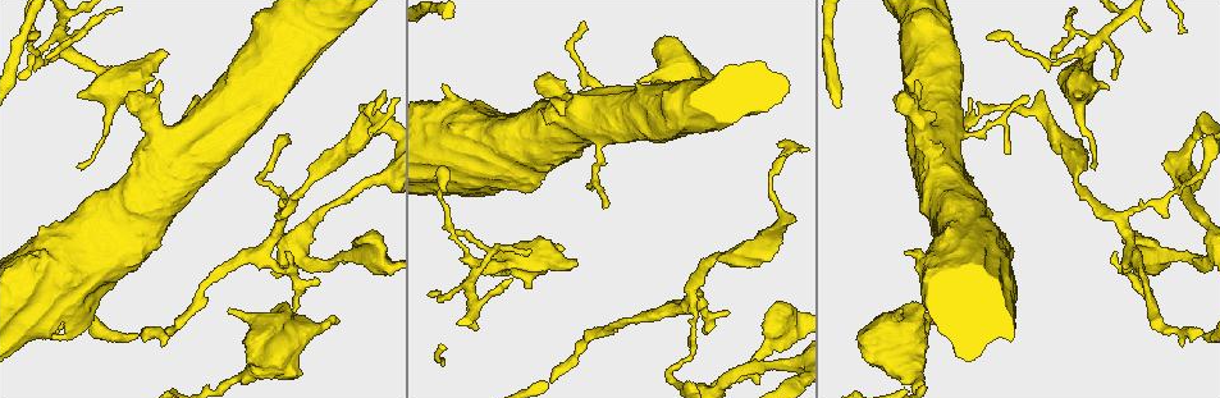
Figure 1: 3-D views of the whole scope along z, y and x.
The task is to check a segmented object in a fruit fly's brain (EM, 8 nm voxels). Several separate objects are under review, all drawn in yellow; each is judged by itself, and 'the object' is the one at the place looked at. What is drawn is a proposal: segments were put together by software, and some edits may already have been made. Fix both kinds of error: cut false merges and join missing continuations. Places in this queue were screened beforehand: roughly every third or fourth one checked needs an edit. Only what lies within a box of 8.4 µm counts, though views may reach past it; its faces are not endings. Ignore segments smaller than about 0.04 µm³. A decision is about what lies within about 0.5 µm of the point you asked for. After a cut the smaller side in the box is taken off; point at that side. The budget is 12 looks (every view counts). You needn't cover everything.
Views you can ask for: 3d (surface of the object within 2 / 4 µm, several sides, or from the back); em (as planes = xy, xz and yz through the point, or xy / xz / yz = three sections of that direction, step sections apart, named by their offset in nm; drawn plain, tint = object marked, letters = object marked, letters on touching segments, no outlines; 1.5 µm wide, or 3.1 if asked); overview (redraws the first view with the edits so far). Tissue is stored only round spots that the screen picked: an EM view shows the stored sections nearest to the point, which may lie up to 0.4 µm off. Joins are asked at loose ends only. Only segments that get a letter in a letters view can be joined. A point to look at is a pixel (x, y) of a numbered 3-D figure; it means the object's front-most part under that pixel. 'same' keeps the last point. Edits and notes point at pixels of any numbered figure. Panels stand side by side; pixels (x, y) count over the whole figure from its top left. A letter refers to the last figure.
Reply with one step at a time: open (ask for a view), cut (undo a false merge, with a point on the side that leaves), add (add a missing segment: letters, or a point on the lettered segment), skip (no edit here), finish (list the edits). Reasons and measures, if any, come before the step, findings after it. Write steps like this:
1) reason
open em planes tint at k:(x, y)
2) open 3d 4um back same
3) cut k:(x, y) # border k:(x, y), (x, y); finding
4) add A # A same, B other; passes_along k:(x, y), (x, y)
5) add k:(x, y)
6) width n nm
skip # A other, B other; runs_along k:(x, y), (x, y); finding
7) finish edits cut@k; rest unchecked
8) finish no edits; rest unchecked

an open end
open em xz step 4 tint at 1:(932, 322)

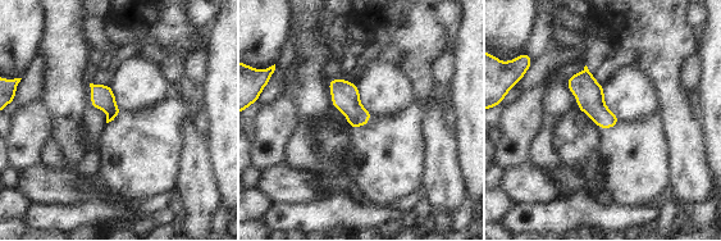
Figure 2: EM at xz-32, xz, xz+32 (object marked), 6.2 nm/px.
open em planes letters same

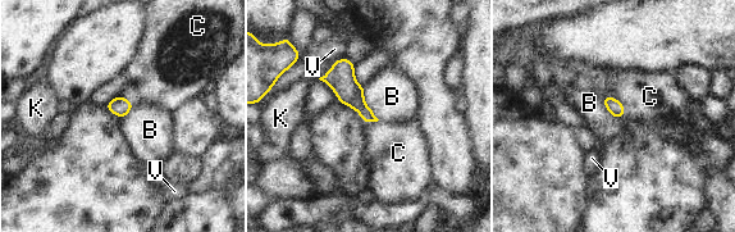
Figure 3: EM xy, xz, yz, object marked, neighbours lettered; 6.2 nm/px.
add 3:(649, 96) # B other, C same, K other, V other; passes_along 3:(615, 108), (621, 103), (649, 96); it goes on there

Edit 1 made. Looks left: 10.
tapers out
open em planes plain at 1:(197, 95)

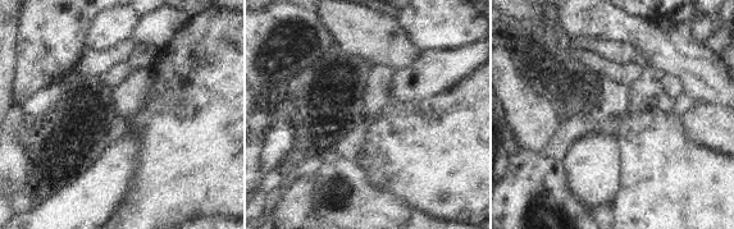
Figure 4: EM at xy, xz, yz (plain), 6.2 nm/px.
see the neighbours
open em planes letters same

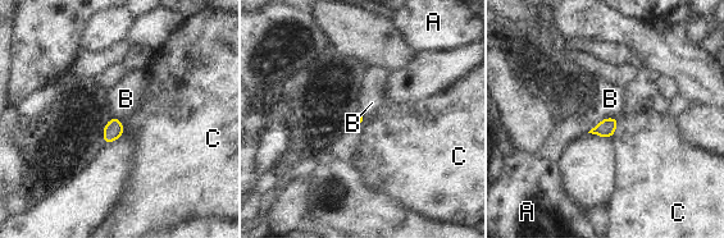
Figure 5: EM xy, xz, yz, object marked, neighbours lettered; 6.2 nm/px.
skip # A other, B other, C other; border 5:(615, 117), (605, 117), (593, 127); no lettered segment goes on from it

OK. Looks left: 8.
thick end
open em planes letters at 1:(536, 81)

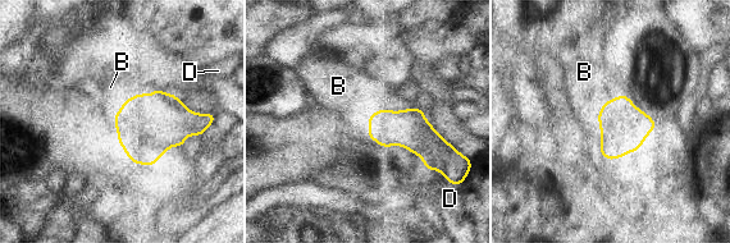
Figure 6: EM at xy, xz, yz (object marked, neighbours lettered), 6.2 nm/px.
add 6:(589, 124) # B same, D other; passes_along 6:(624, 127), (601, 132), (589, 124); the neuron continues

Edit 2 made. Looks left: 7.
thin end
open 3d 2um at 1:(986, 38)

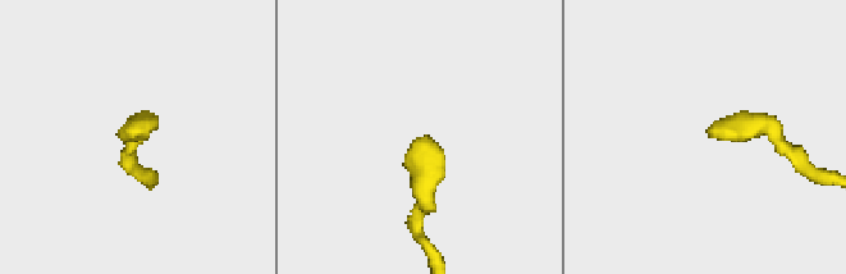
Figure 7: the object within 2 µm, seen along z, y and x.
need the tissue
open em planes letters at 7:(427, 134)

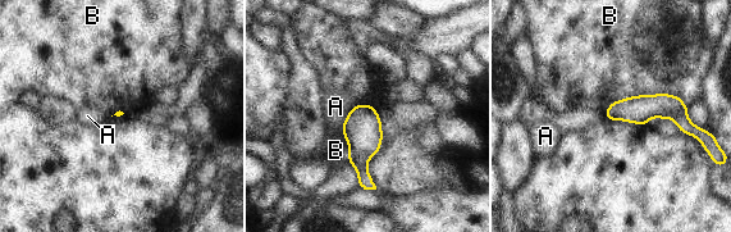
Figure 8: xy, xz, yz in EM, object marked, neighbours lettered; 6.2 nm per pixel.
skip # A other, B other; border 8:(688, 107), (639, 94), (604, 114); no lettered segment goes on from it

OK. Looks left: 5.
finish edits add@3, add@6; rest unchecked

